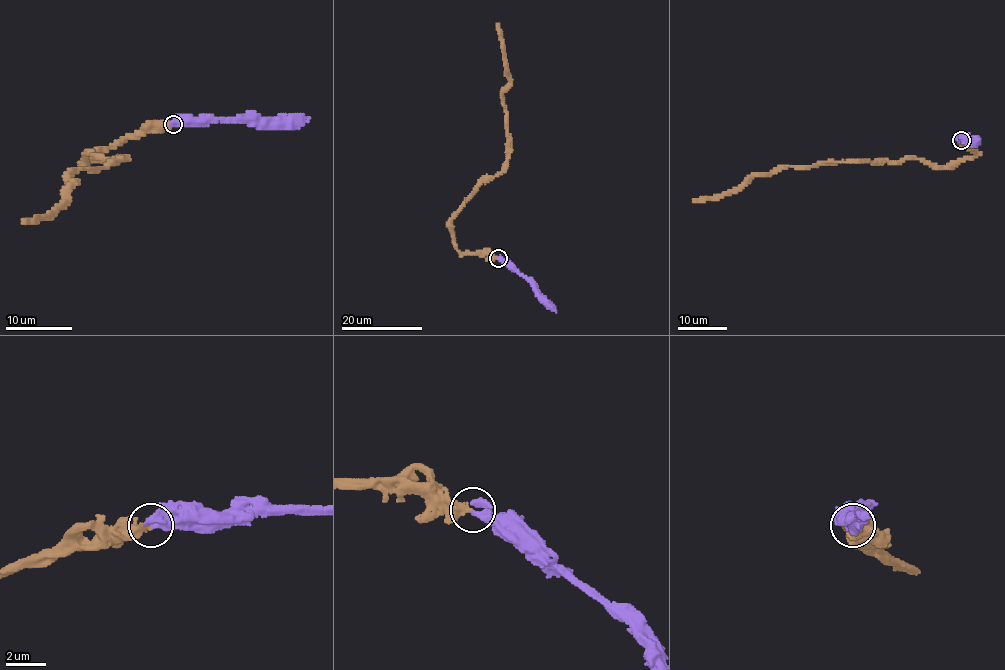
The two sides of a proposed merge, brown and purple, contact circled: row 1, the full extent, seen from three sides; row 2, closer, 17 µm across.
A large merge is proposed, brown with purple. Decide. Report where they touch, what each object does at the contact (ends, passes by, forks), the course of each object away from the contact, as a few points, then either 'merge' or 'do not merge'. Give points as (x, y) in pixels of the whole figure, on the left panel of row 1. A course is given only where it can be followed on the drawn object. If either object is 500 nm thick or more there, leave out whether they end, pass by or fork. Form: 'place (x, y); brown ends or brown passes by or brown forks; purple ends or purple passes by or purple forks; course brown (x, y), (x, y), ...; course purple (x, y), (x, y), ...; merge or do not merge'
place (173, 124); brown ends; purple passes by; course brown (173, 124), (122, 139), (83, 164), (86, 153), (124, 157), (76, 170), (62, 202), (22, 224); course purple (173, 124), (212, 119), (309, 118); merge

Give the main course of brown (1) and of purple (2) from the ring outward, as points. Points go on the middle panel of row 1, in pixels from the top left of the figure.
1: (498, 258), (456, 248), (450, 222), (507, 160), (503, 93), (509, 77), (496, 24)
2: (498, 258), (506, 259), (556, 312)

